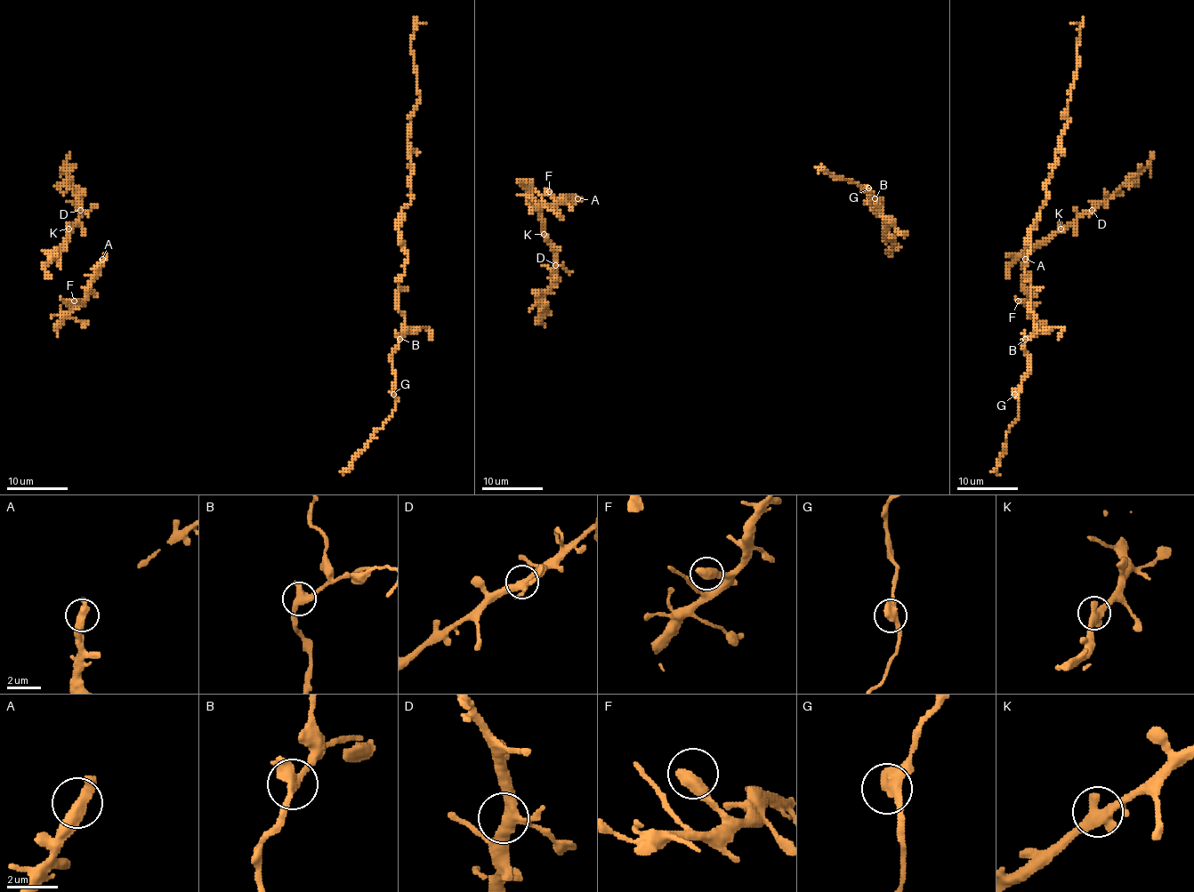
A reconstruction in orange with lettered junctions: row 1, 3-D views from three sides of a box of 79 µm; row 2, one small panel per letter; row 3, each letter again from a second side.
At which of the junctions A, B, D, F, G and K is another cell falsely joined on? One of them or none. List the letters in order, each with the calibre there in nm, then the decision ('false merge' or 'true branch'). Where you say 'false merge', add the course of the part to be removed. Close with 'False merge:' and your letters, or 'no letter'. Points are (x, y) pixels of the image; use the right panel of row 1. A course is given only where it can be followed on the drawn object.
A: calibre 440 nm; true branch
B: calibre 440 nm; true branch
D: calibre 360 nm; true branch
F: calibre 550 nm; true branch
G: calibre 440 nm; true branch
K: calibre 440 nm; true branch
False merge: no letter

